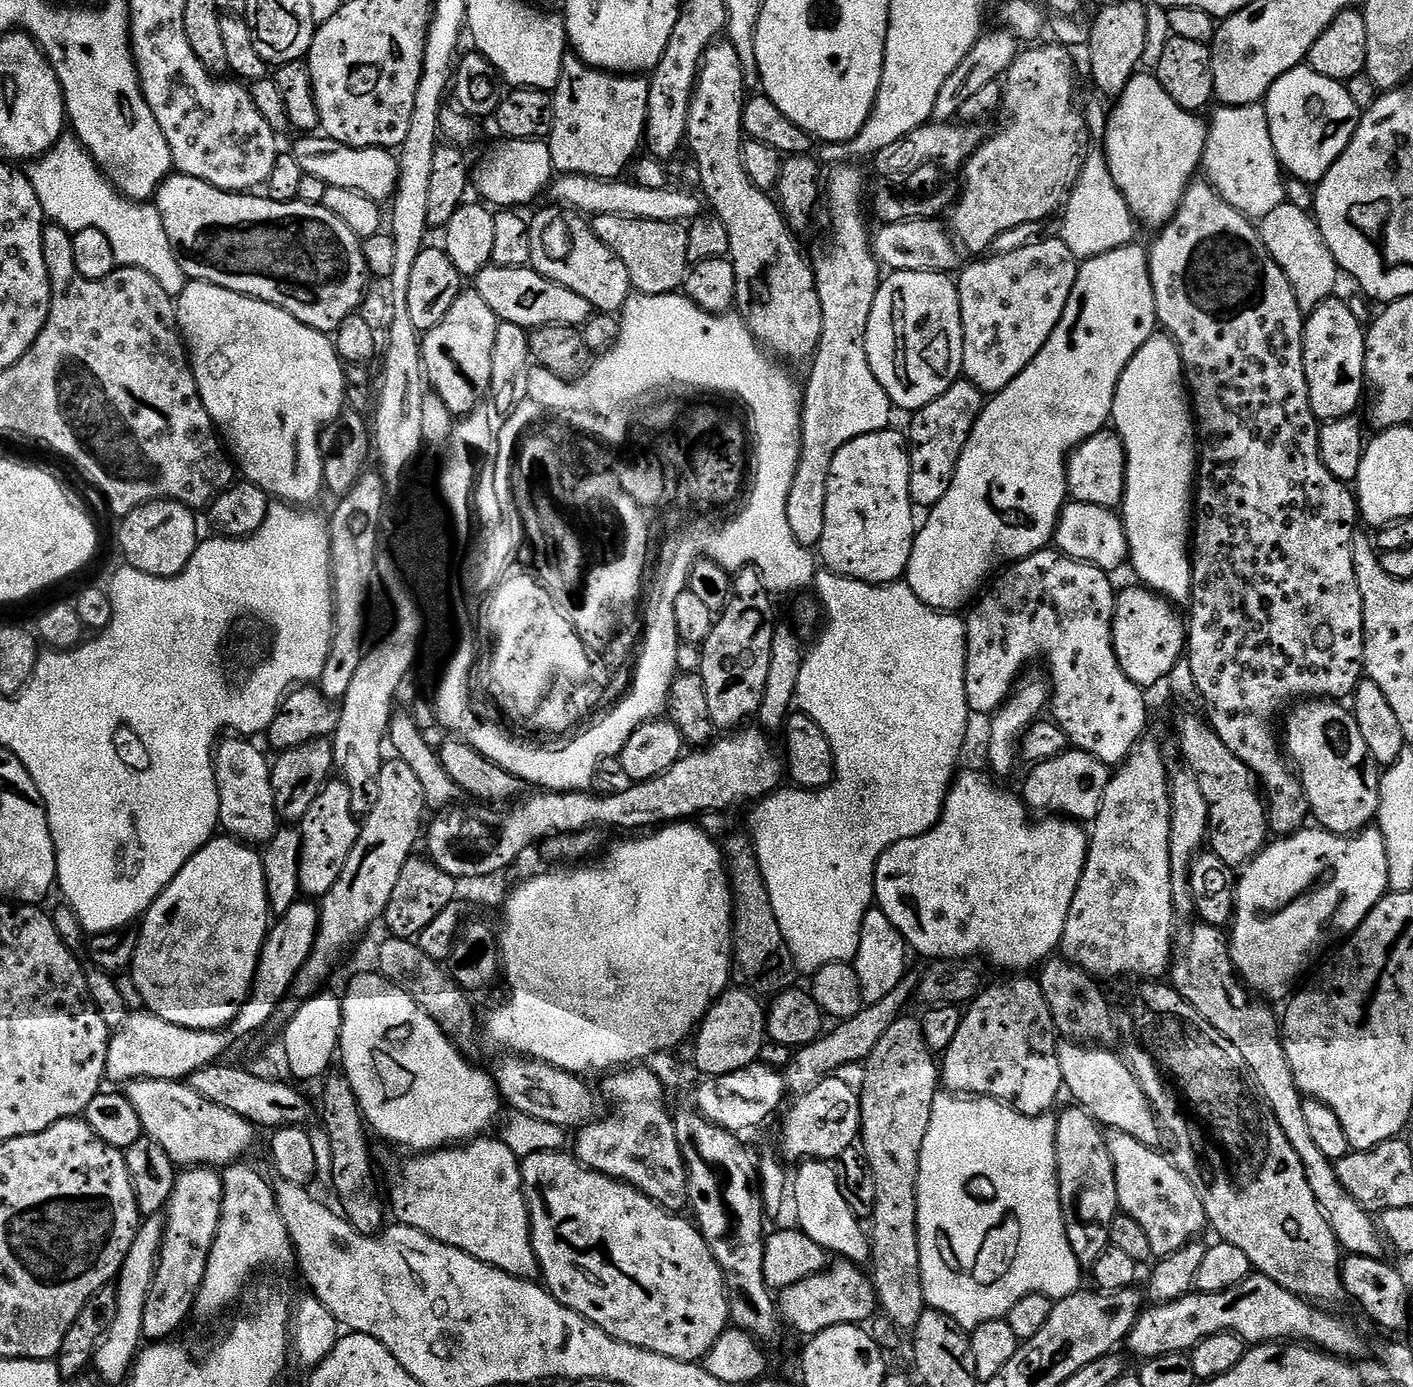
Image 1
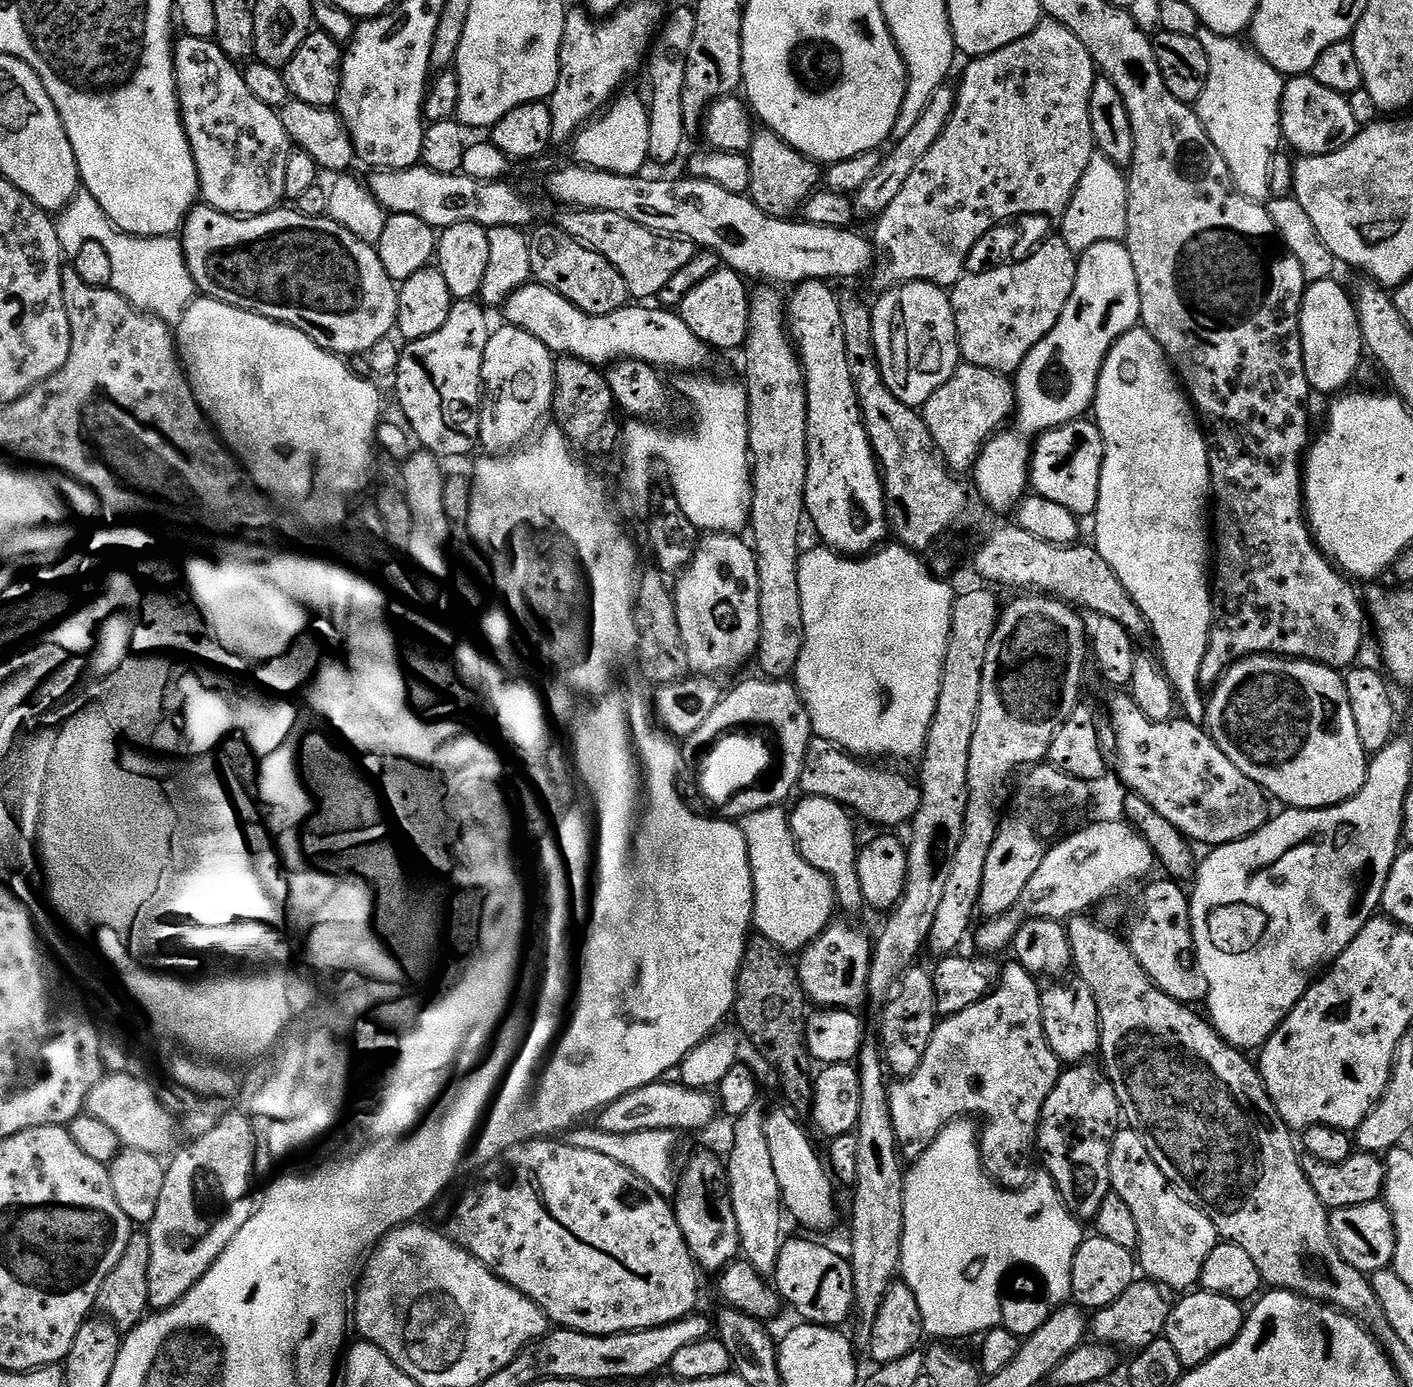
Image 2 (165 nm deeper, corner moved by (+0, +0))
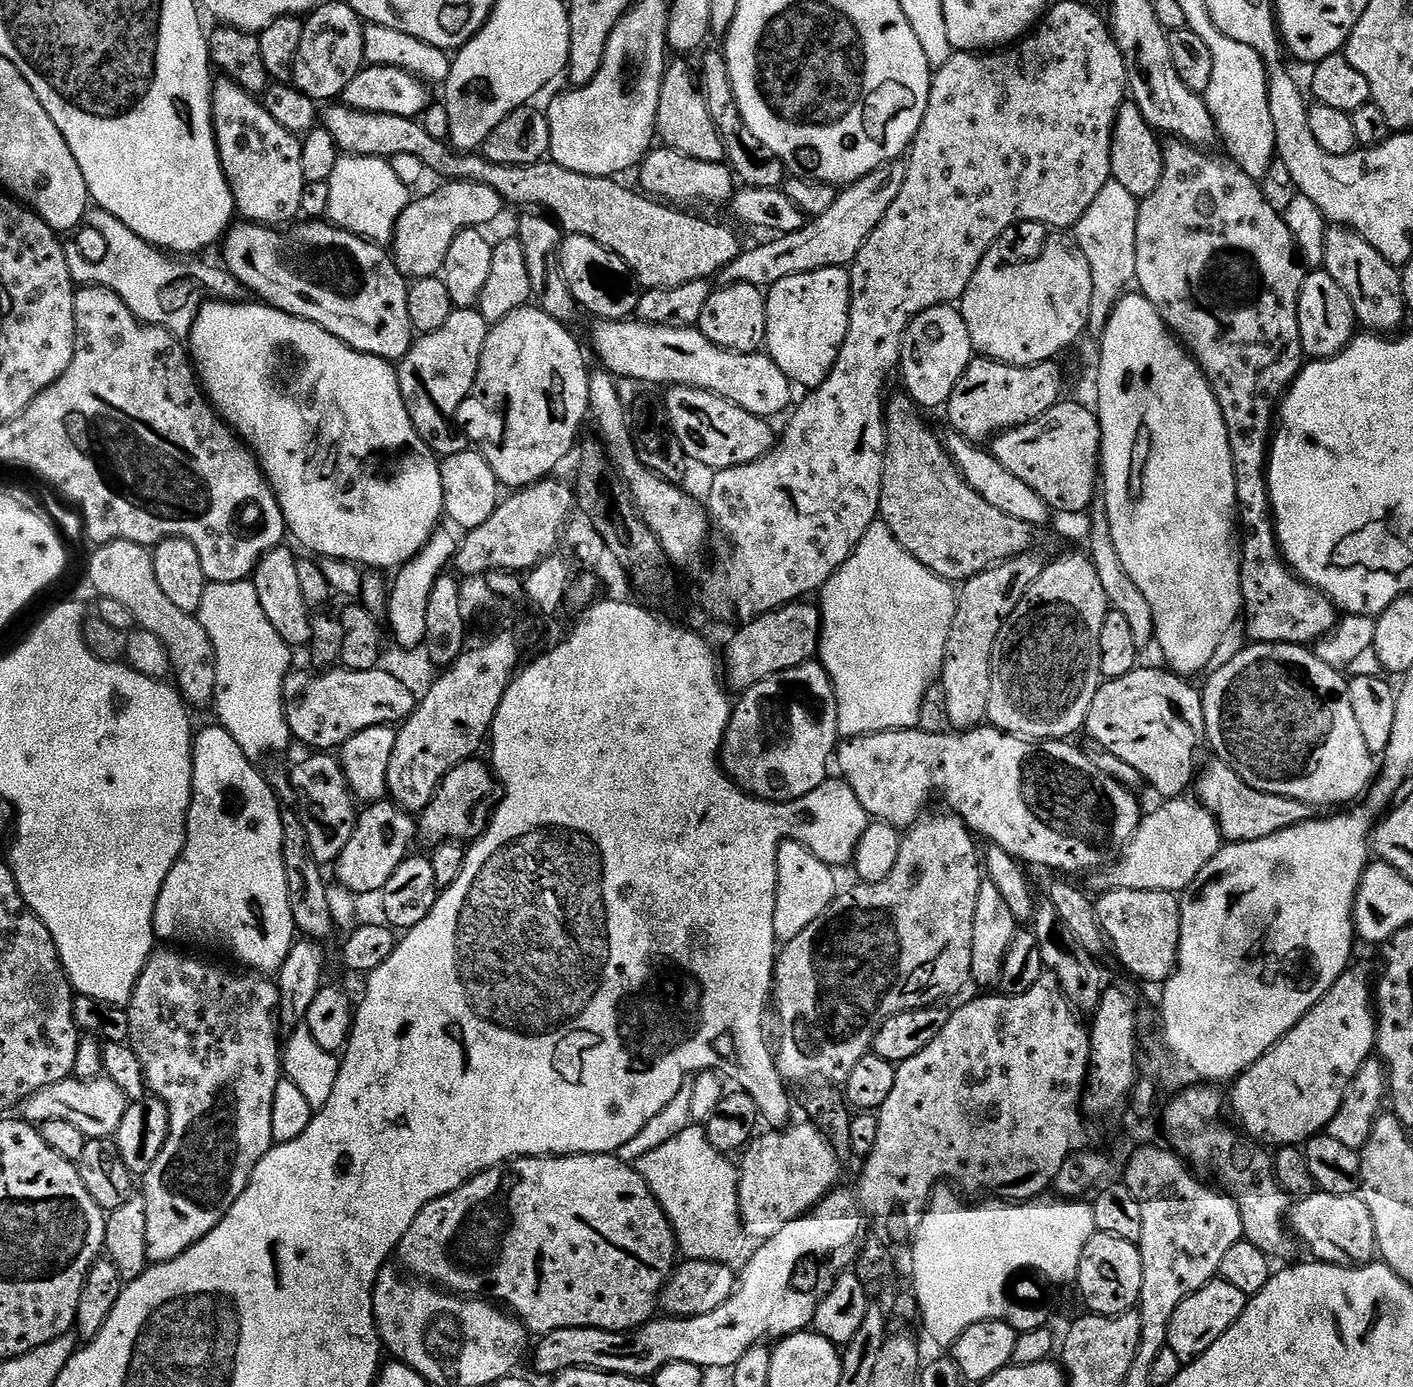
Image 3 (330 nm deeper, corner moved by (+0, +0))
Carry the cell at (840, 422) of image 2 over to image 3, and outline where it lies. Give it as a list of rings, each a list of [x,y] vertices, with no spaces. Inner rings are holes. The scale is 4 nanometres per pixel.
[[[827,268],[806,274],[794,274],[790,278],[782,278],[782,282],[767,289],[766,299],[766,355],[778,366],[778,370],[782,370],[782,374],[788,376],[793,385],[801,384],[804,390],[817,388],[832,373],[832,367],[846,338],[852,301],[851,271],[848,268]]]

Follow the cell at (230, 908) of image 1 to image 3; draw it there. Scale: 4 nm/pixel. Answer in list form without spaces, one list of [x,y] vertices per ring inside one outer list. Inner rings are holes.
[[[213,726],[204,728],[195,733],[192,745],[192,805],[188,808],[188,837],[184,843],[182,854],[178,862],[166,874],[166,882],[158,894],[158,902],[154,910],[154,930],[157,941],[177,940],[180,944],[205,944],[208,948],[225,948],[232,956],[237,956],[241,960],[245,969],[256,974],[276,974],[279,973],[282,962],[290,954],[294,941],[298,936],[298,929],[292,911],[290,910],[290,898],[286,894],[286,866],[282,862],[282,804],[278,799],[275,790],[266,782],[263,771],[254,761],[242,754],[242,746],[230,738],[230,734],[225,728]],[[212,844],[244,844],[244,848],[215,848]]]

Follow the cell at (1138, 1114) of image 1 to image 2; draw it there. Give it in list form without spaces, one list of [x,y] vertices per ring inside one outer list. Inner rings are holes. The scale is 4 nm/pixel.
[[[1083,979],[1076,982],[1058,982],[1056,986],[1046,988],[1042,993],[1043,1028],[1051,1049],[1061,1063],[1075,1065],[1091,1059],[1100,1046],[1100,1007],[1096,995]]]

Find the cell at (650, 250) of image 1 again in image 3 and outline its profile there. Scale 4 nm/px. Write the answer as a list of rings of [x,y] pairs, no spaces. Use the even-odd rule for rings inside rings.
[[[332,102],[322,112],[322,127],[333,138],[339,151],[350,156],[413,156],[424,163],[429,173],[437,172],[445,181],[464,181],[466,183],[481,183],[491,190],[496,190],[503,203],[533,204],[533,209],[543,210],[550,214],[551,219],[560,225],[565,233],[574,236],[594,238],[598,246],[606,246],[636,275],[641,289],[673,288],[682,286],[686,282],[698,280],[711,281],[713,277],[724,271],[742,250],[742,243],[722,224],[711,224],[700,216],[691,216],[688,210],[681,210],[676,206],[669,206],[656,198],[649,198],[639,191],[631,192],[620,180],[609,177],[592,177],[586,174],[575,173],[564,166],[553,163],[551,159],[539,160],[536,164],[523,164],[522,166],[506,166],[498,162],[490,162],[479,151],[457,151],[452,145],[438,138],[430,138],[426,134],[423,123],[419,119],[398,118],[398,114],[374,114],[354,110],[343,102]]]

